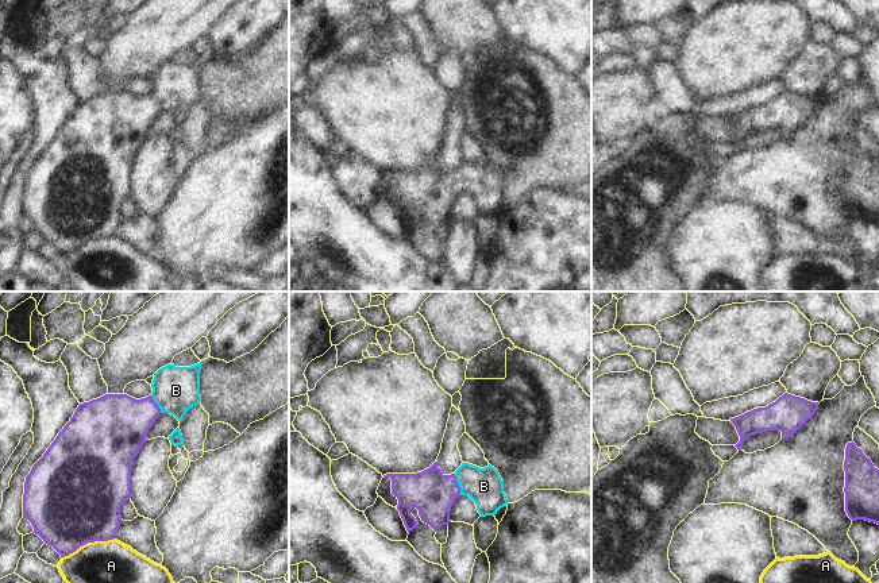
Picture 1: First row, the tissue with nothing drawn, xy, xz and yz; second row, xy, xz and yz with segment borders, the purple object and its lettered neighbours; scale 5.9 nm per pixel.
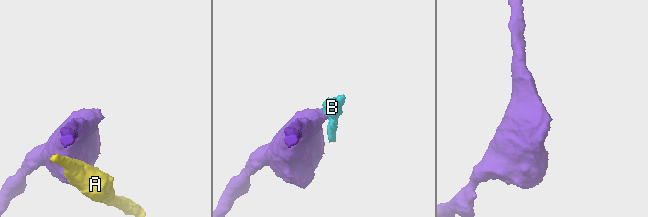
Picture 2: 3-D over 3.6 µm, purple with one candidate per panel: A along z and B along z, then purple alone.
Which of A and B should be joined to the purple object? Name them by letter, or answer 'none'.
B.

